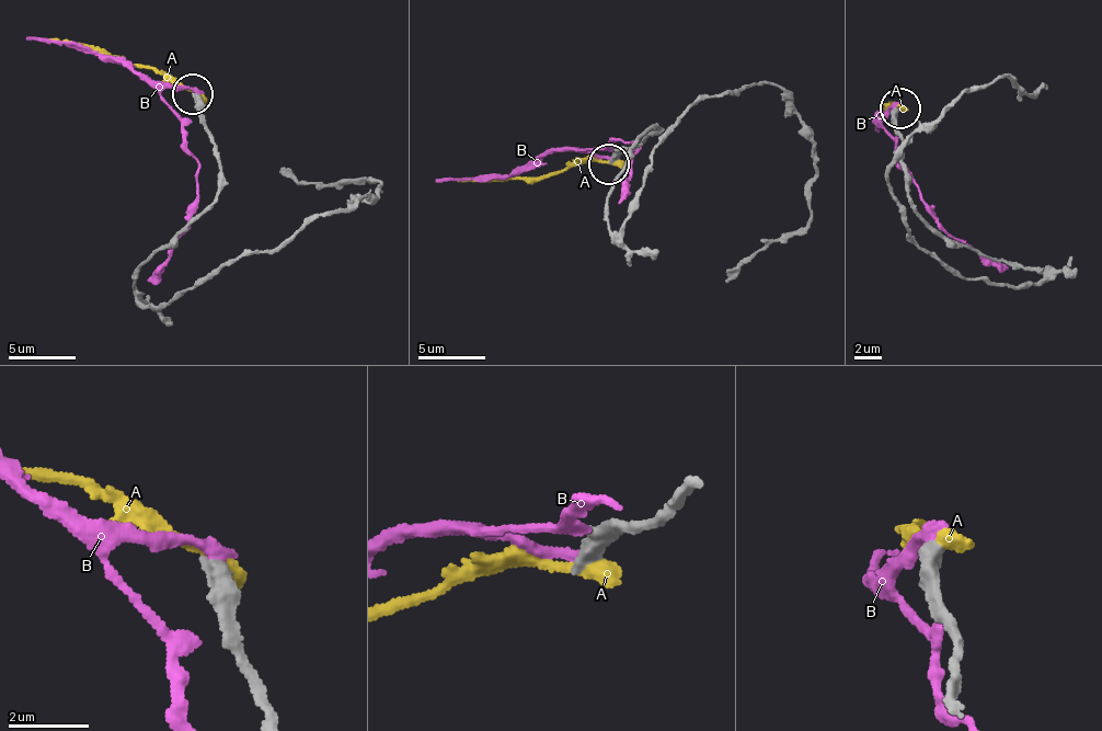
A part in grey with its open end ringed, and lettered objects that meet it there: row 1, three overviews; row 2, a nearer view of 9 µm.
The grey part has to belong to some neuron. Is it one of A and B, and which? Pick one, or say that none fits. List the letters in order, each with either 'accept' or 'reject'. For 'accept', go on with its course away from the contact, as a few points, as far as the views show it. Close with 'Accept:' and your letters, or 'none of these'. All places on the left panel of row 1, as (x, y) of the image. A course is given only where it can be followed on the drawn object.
A: reject
B: reject
Accept: none of these

